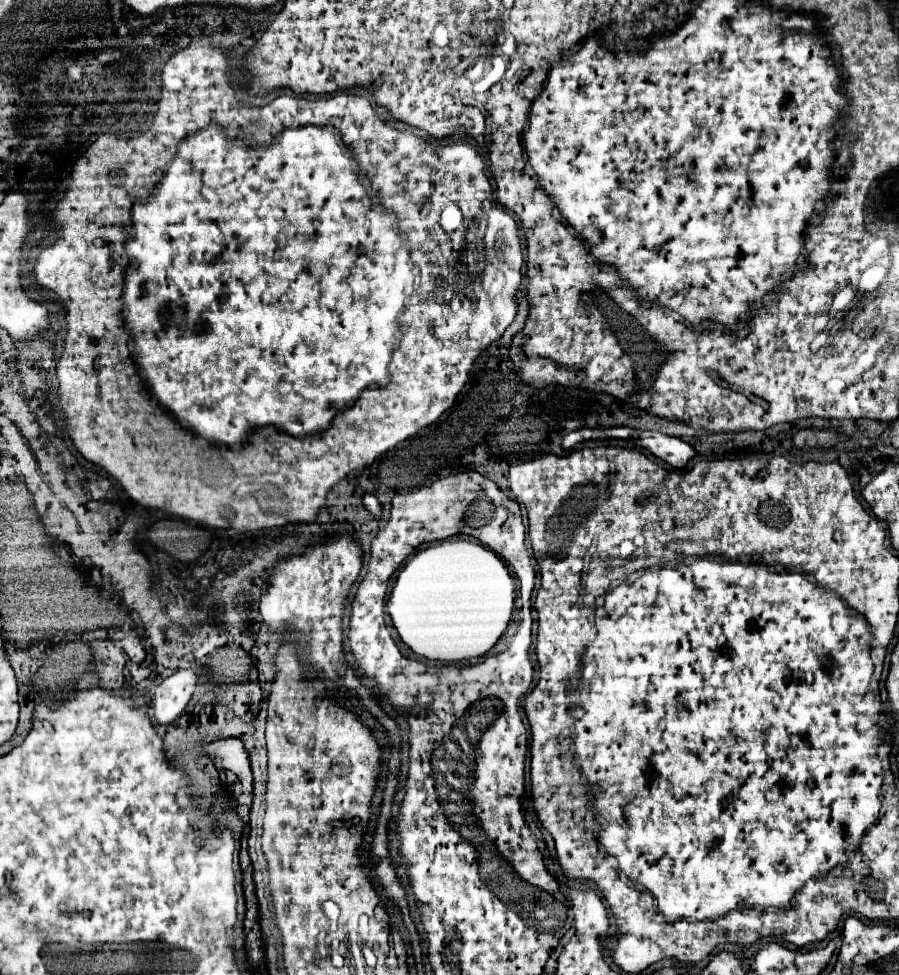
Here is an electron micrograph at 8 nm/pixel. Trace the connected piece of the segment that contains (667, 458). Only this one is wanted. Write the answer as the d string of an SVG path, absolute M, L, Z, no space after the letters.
M639 431L637 435L639 435L639 447L663 459L671 467L683 469L689 463L689 459L695 455L695 449L677 437L659 431Z

